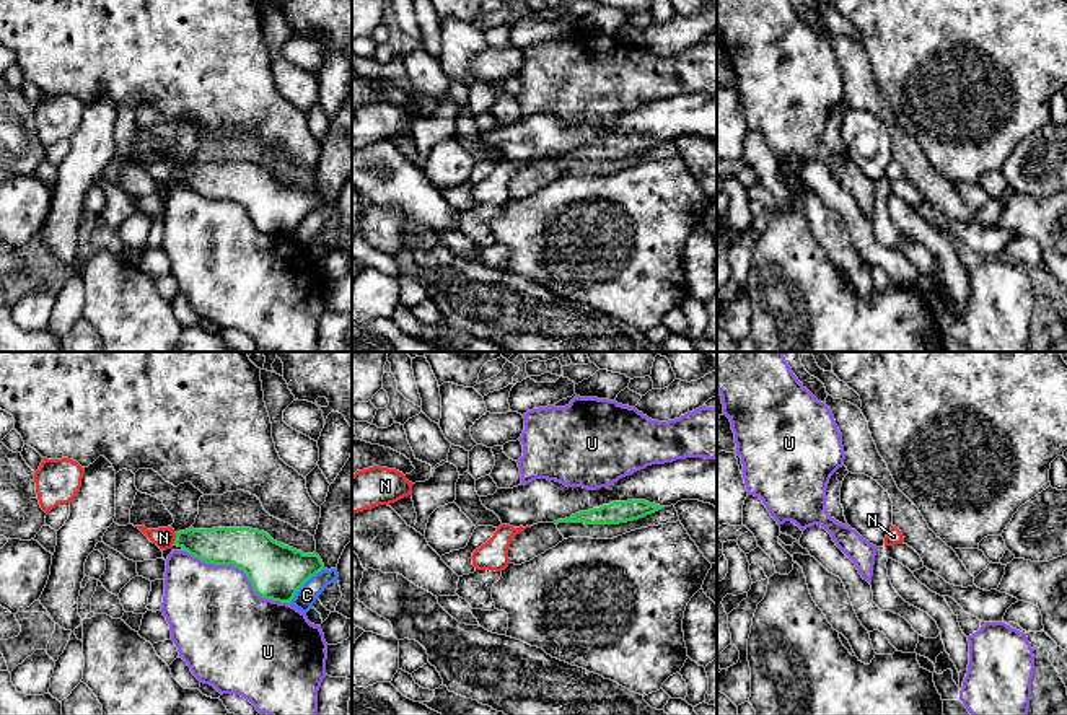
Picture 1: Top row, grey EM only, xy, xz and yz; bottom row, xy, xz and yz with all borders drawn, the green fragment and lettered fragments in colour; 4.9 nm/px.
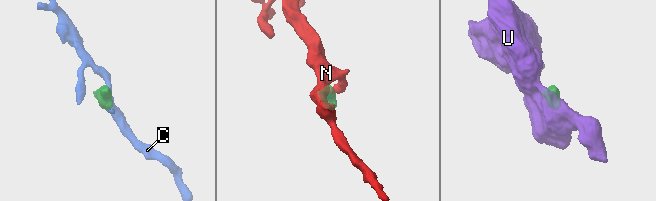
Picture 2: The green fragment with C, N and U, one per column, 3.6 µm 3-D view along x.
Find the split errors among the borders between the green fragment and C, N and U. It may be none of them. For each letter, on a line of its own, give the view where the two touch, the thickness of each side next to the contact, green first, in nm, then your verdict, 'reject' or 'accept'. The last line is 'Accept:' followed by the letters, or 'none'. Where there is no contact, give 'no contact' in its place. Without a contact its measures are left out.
C: xy | 280/100 nm | reject
N: xy | 190/100 nm | accept
U: xy | 280/460 nm | reject
Accept: N

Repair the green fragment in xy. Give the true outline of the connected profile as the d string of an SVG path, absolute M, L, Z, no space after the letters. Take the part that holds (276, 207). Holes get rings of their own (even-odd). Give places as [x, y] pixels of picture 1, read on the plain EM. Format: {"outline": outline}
{"outline": "M169 161L135 163L161 186L178 181L205 199L238 202L259 231L279 238L292 239L296 226L324 205L316 187L303 189L252 163L189 163L179 168Z"}

